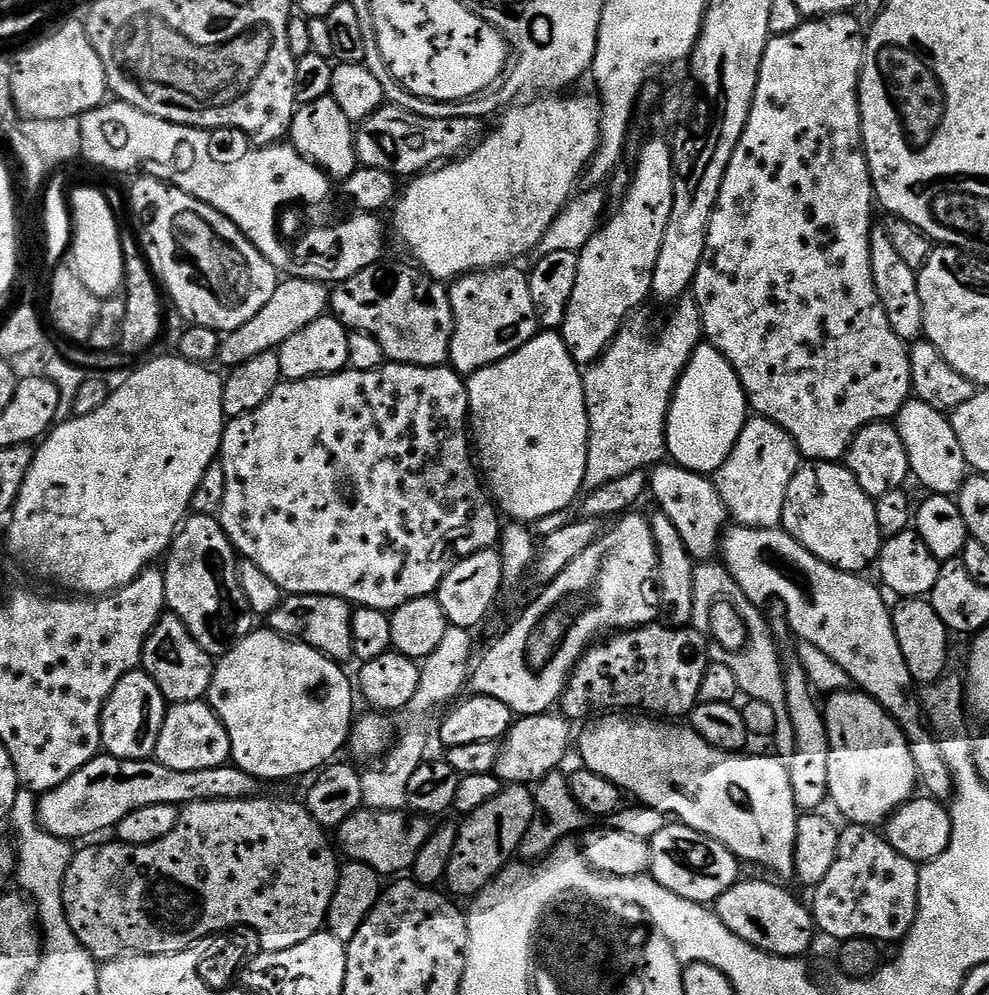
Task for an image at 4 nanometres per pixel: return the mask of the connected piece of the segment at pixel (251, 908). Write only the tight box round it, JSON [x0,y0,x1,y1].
[64,800,341,962]

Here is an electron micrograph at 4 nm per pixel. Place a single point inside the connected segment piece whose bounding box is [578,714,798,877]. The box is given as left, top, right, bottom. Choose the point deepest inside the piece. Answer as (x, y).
(745, 802)

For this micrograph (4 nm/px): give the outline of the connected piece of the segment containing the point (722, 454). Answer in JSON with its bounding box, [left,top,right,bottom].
[667,342,749,473]

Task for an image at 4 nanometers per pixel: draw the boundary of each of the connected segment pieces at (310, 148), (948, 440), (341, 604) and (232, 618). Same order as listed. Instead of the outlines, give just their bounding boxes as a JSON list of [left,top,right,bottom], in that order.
[[290,95,358,182],[894,398,970,497],[266,595,354,662],[162,515,254,658]]

